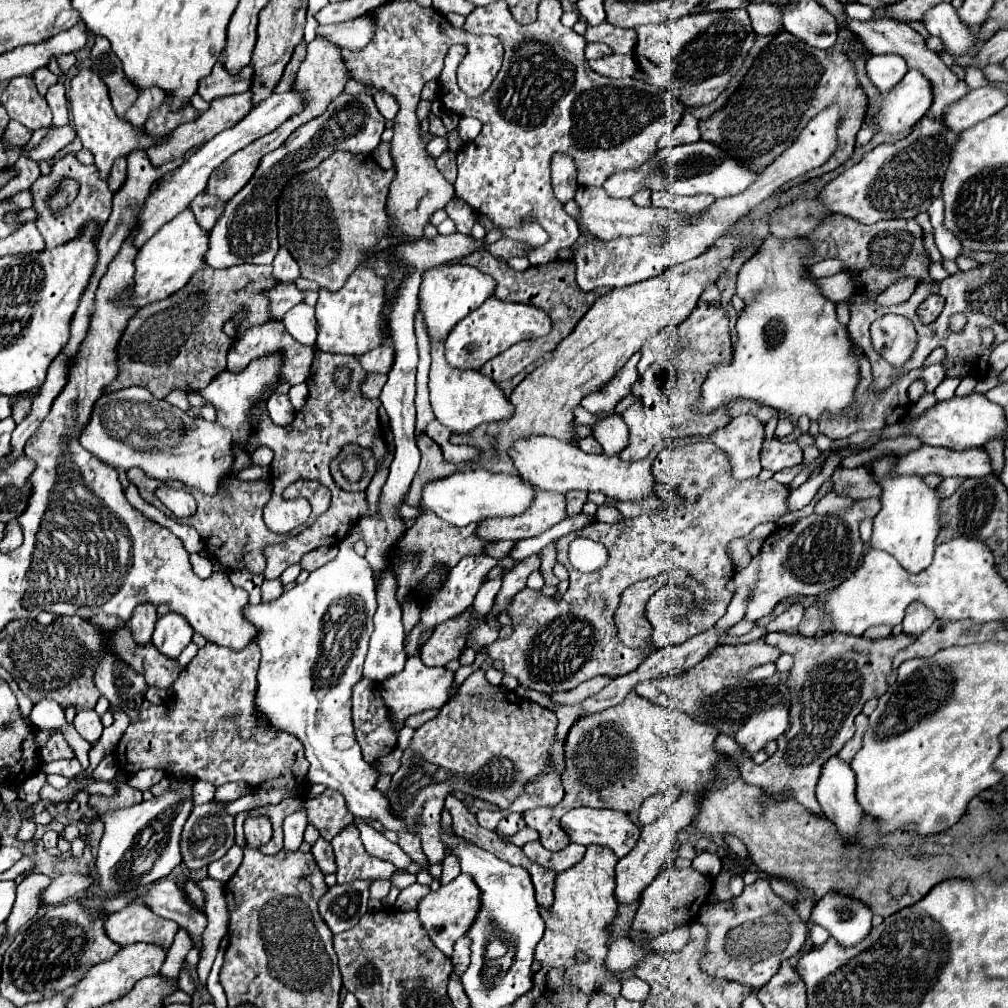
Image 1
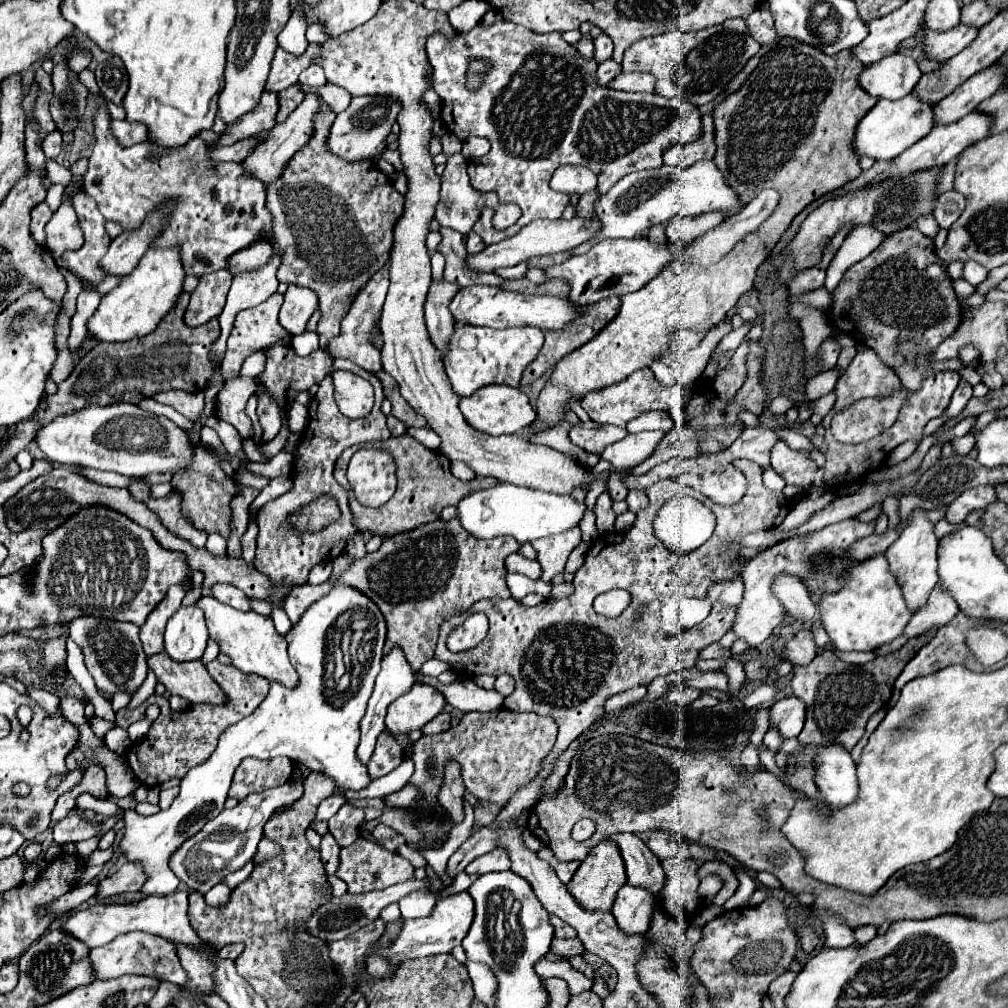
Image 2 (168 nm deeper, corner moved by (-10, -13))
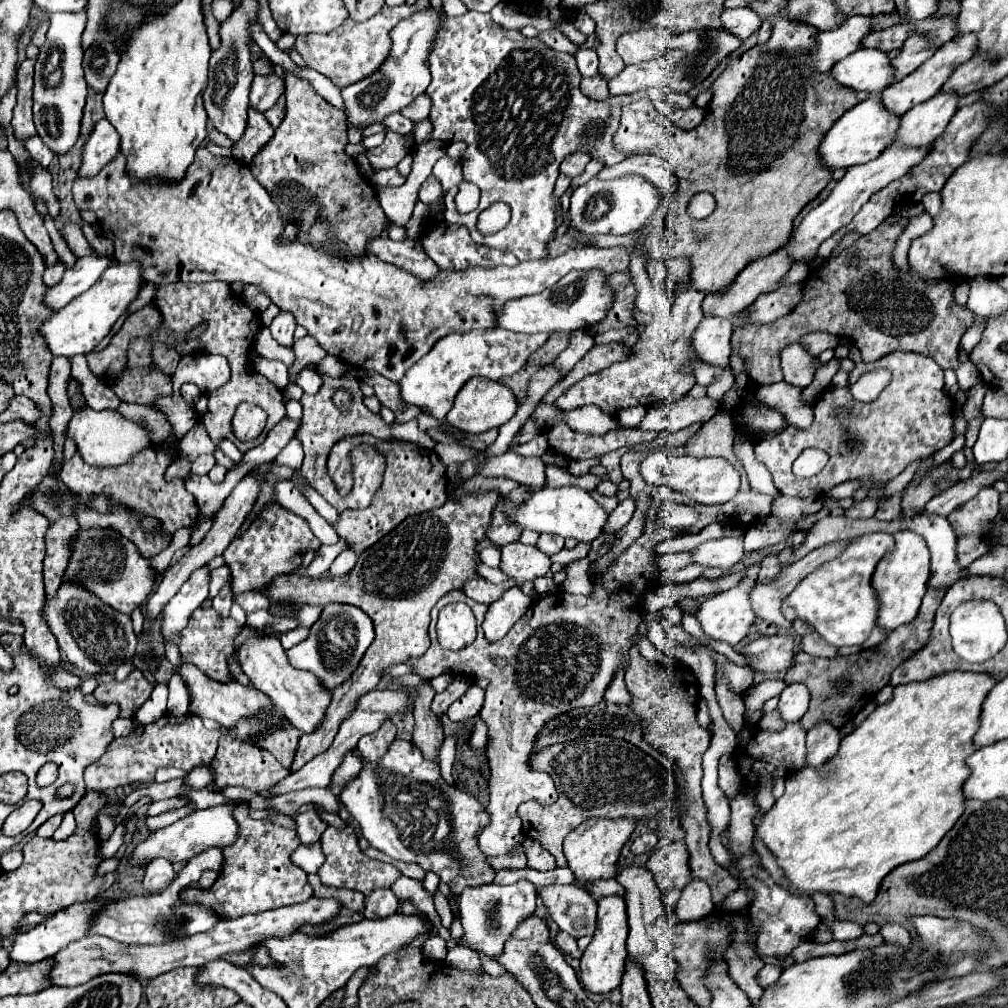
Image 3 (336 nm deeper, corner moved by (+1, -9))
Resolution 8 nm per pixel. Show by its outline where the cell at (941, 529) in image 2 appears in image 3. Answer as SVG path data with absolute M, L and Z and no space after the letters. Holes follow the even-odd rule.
M965 535L957 541L957 563L961 571L965 571L975 559L989 551L989 541L979 535Z

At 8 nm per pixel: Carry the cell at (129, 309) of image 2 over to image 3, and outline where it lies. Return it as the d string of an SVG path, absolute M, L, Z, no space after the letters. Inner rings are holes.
M137 261L133 263L115 263L103 271L99 277L99 283L91 287L91 291L85 291L83 295L75 297L67 307L55 311L45 323L41 325L39 333L43 335L47 349L51 351L53 357L73 357L73 355L87 355L103 337L109 335L113 323L127 313L127 305L137 297L141 289L143 277L141 277L141 267Z

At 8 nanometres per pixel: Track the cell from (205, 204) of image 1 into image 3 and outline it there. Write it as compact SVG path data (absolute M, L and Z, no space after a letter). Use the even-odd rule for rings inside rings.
M205 147L197 149L193 165L179 183L139 183L133 187L125 171L125 159L119 153L111 163L107 163L107 167L103 167L99 175L91 179L77 177L73 181L73 195L79 209L93 211L101 221L103 235L115 243L115 259L119 263L137 261L147 283L163 285L175 281L225 281L231 285L239 281L243 285L257 285L259 291L279 307L279 311L293 313L297 325L303 325L329 355L335 355L351 369L375 371L393 383L399 383L405 371L423 355L427 355L427 351L431 351L431 347L443 339L443 335L451 335L451 331L467 333L473 329L495 329L497 323L495 315L491 315L491 307L503 307L503 303L511 299L541 293L573 269L589 271L599 267L605 271L605 275L629 269L629 253L625 247L577 247L555 259L523 261L517 267L499 265L491 269L469 267L467 271L443 271L439 279L423 283L409 271L385 263L375 255L347 259L301 241L281 243L285 221L281 219L279 209L271 201L265 187L255 181L245 163L213 155Z

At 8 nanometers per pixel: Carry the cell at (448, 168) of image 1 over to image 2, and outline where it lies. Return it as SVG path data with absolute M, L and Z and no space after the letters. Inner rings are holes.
M456 153L448 159L446 169L442 173L442 191L440 191L440 203L436 207L436 221L442 227L450 227L456 229L462 235L468 235L474 227L474 223L478 221L478 215L482 213L484 207L496 207L498 205L498 195L496 193L482 193L474 187L470 187L470 179L466 173L466 159Z

